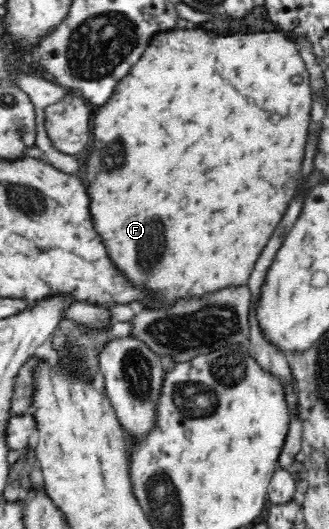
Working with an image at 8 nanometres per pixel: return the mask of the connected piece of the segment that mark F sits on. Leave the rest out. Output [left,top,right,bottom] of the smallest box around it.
[86,30,311,310]

